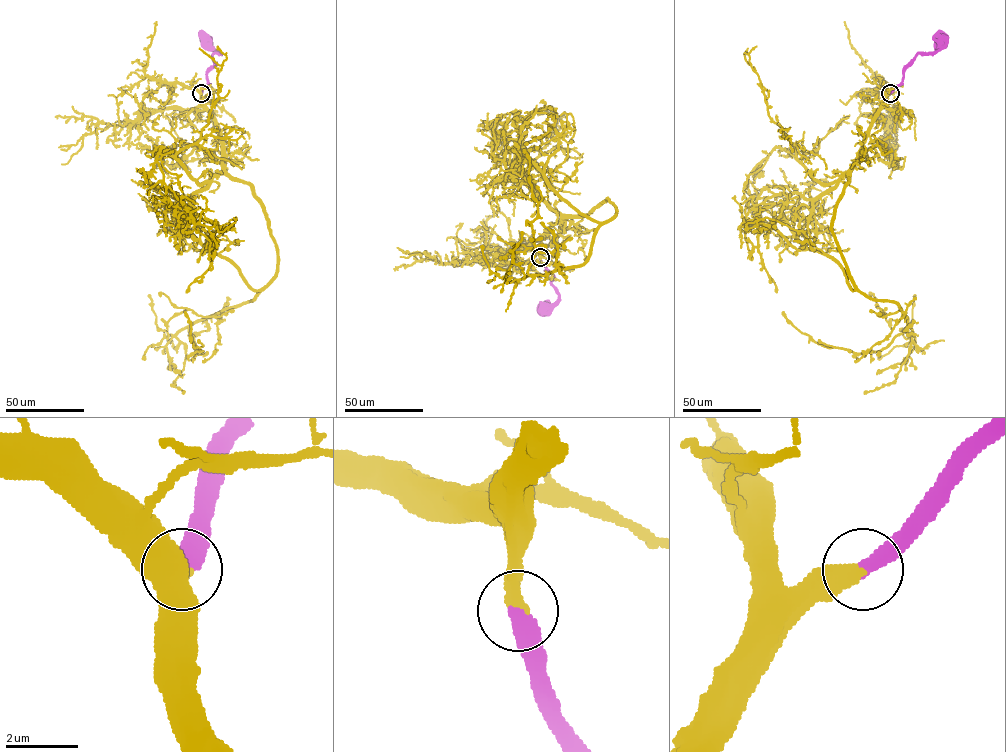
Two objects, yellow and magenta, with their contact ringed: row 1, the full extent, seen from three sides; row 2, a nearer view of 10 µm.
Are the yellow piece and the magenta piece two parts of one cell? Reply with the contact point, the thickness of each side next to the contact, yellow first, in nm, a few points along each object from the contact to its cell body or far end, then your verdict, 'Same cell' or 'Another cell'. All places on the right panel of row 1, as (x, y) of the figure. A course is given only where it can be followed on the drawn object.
Place: (890, 93). Thickness 480 nm (yellow) against 500 nm. Course of yellow: (889, 93), (832, 233), (856, 288), (896, 303), (905, 329), (855, 353), (818, 344), (782, 311). Course of magenta: (889, 93), (901, 82), (903, 69), (916, 55), (935, 51), (943, 39). Same cell

